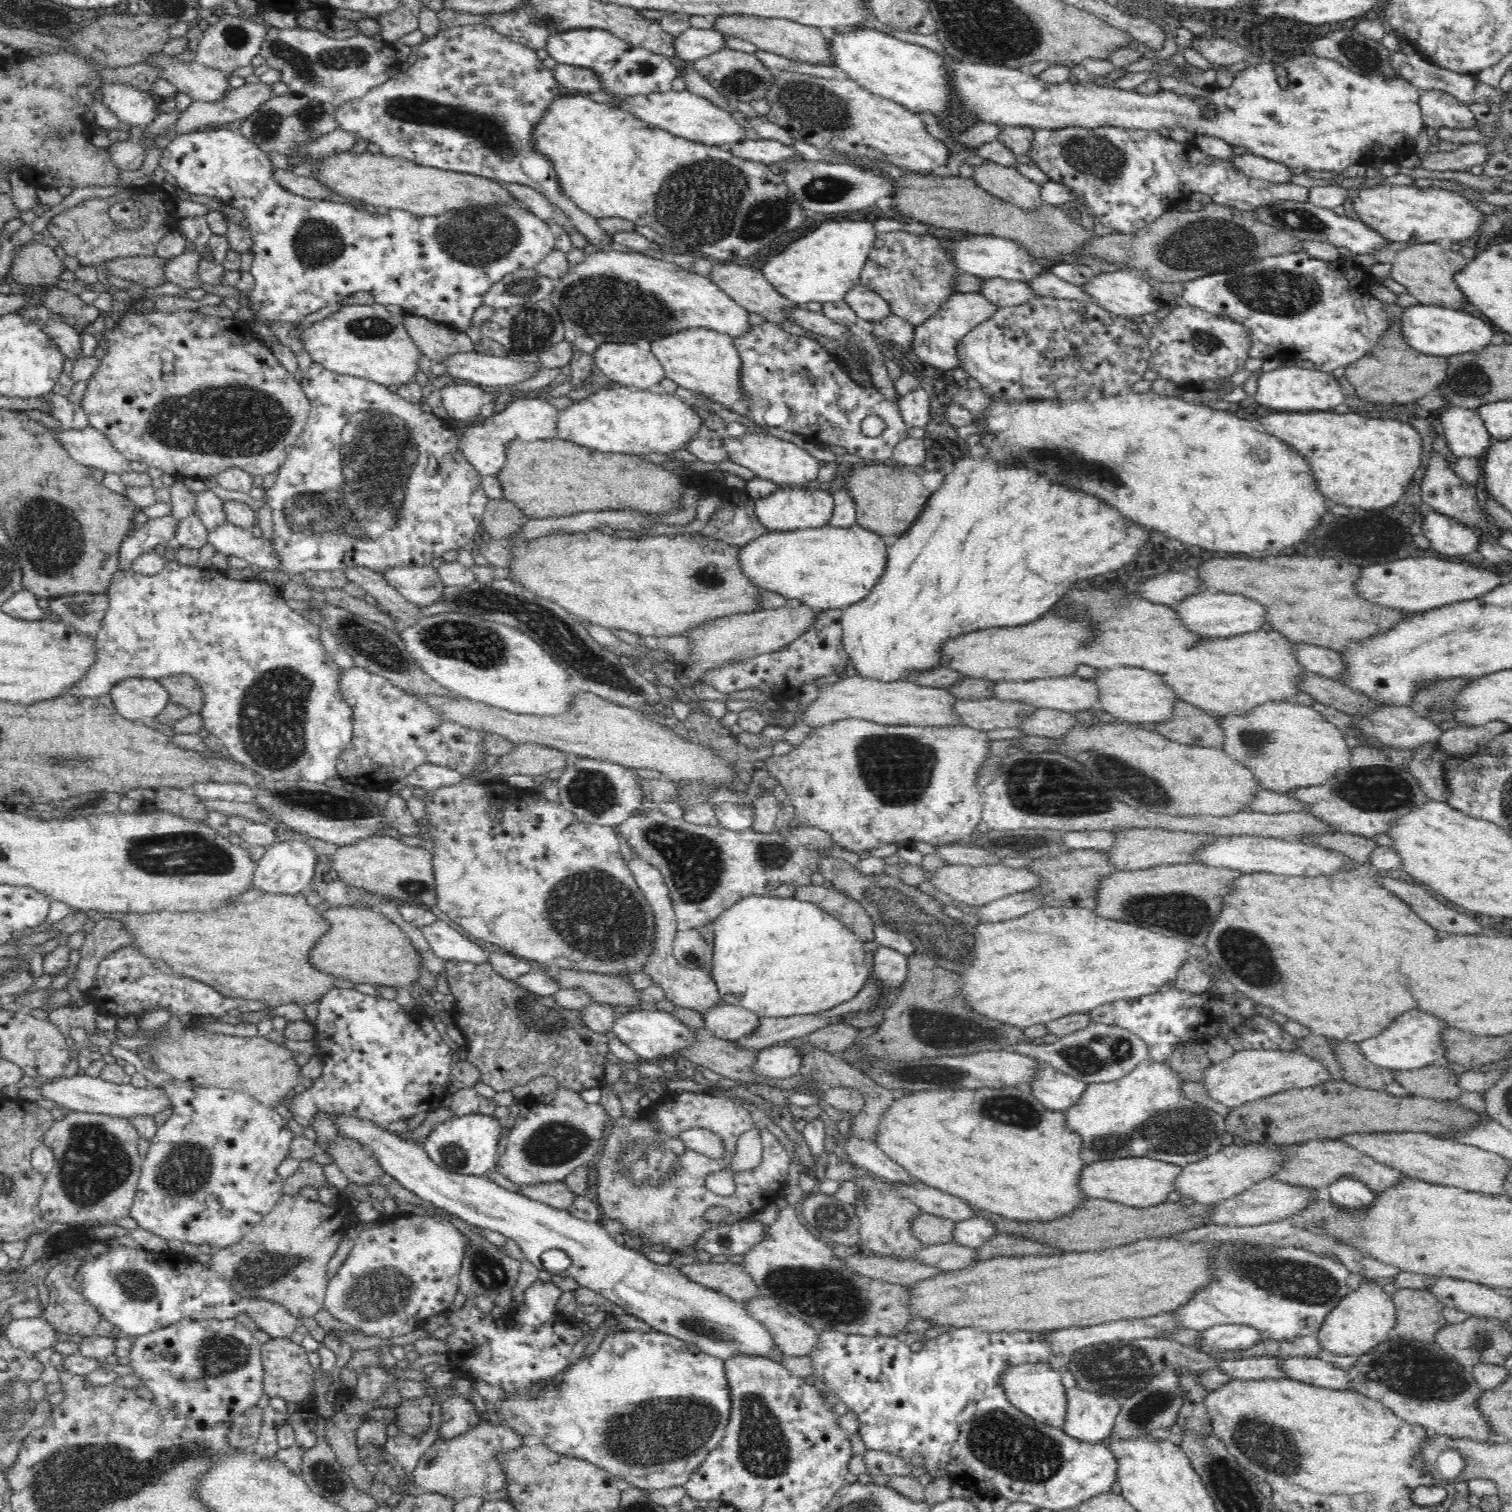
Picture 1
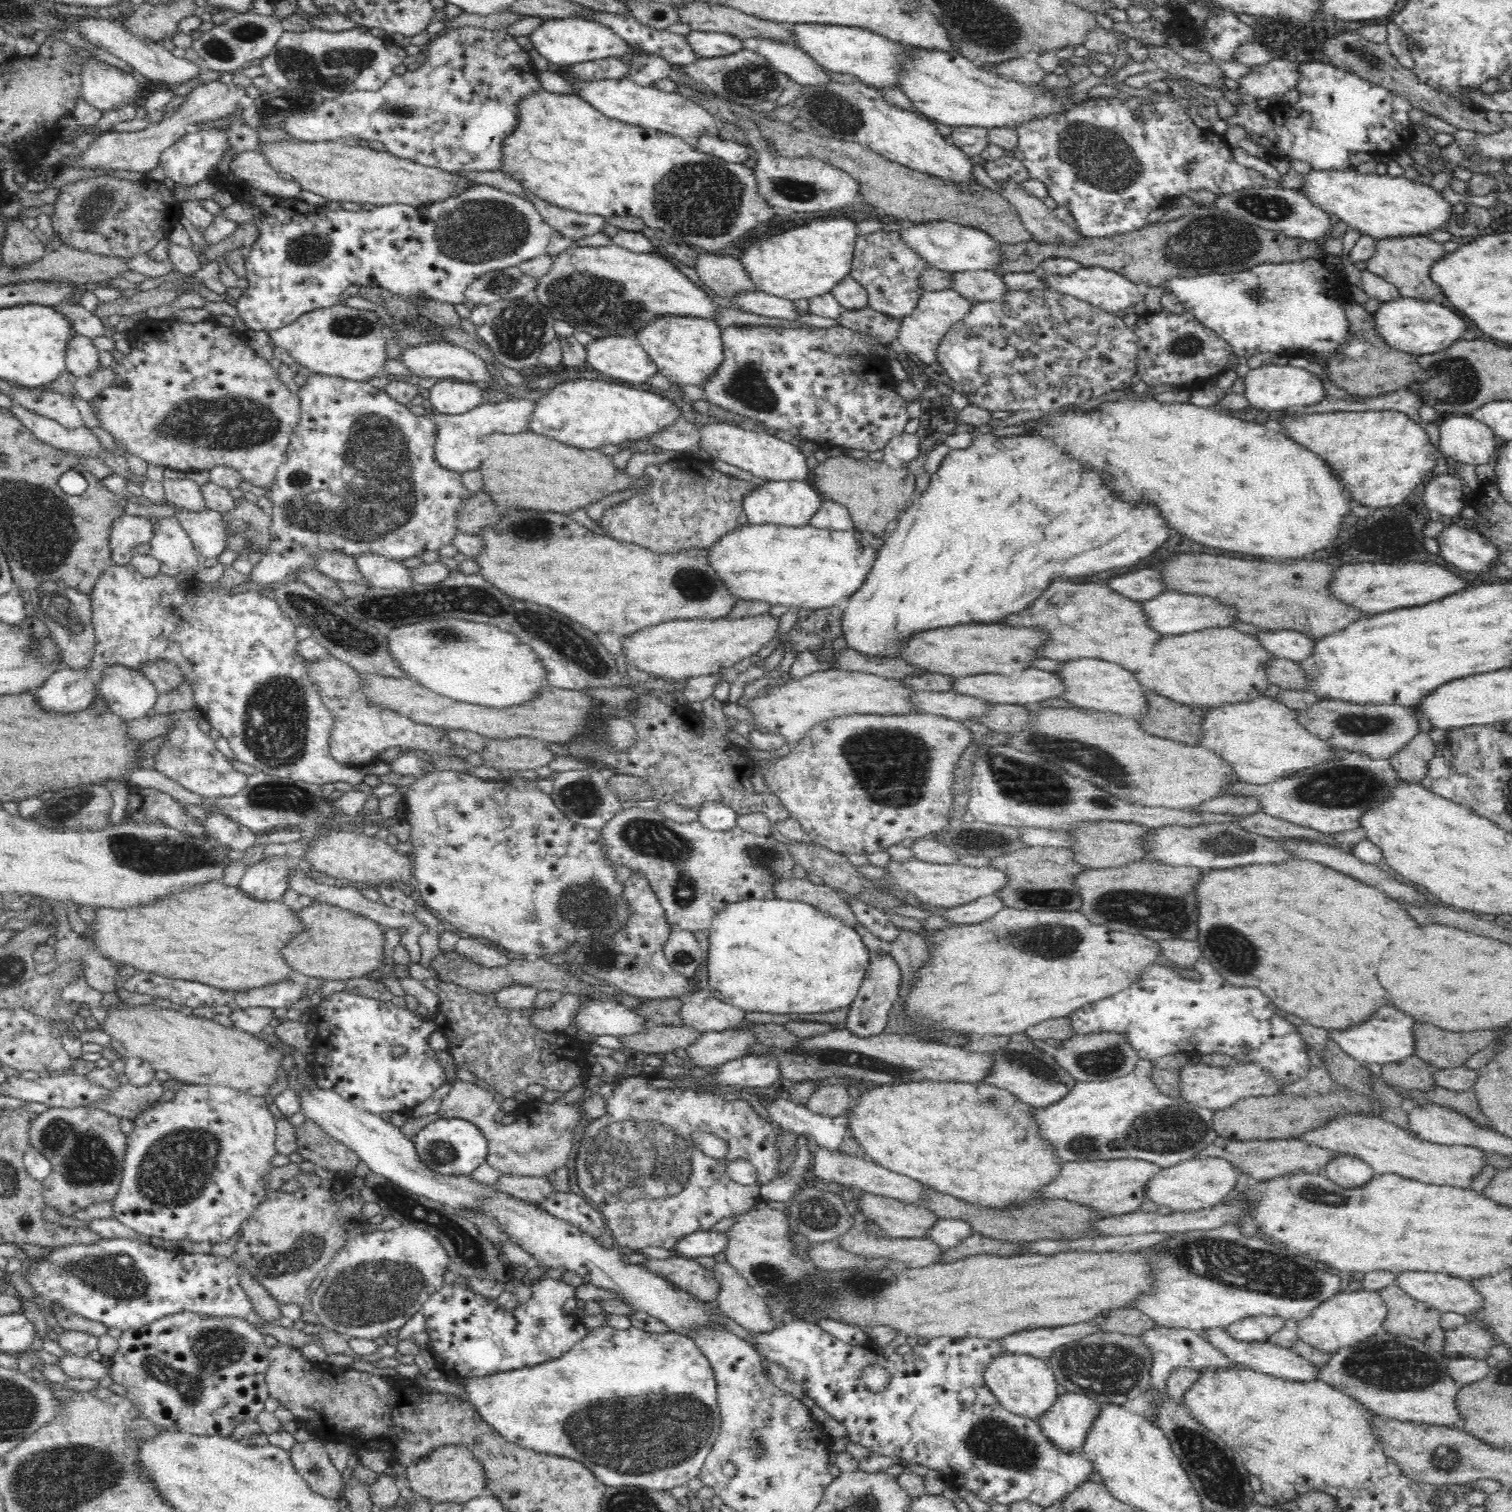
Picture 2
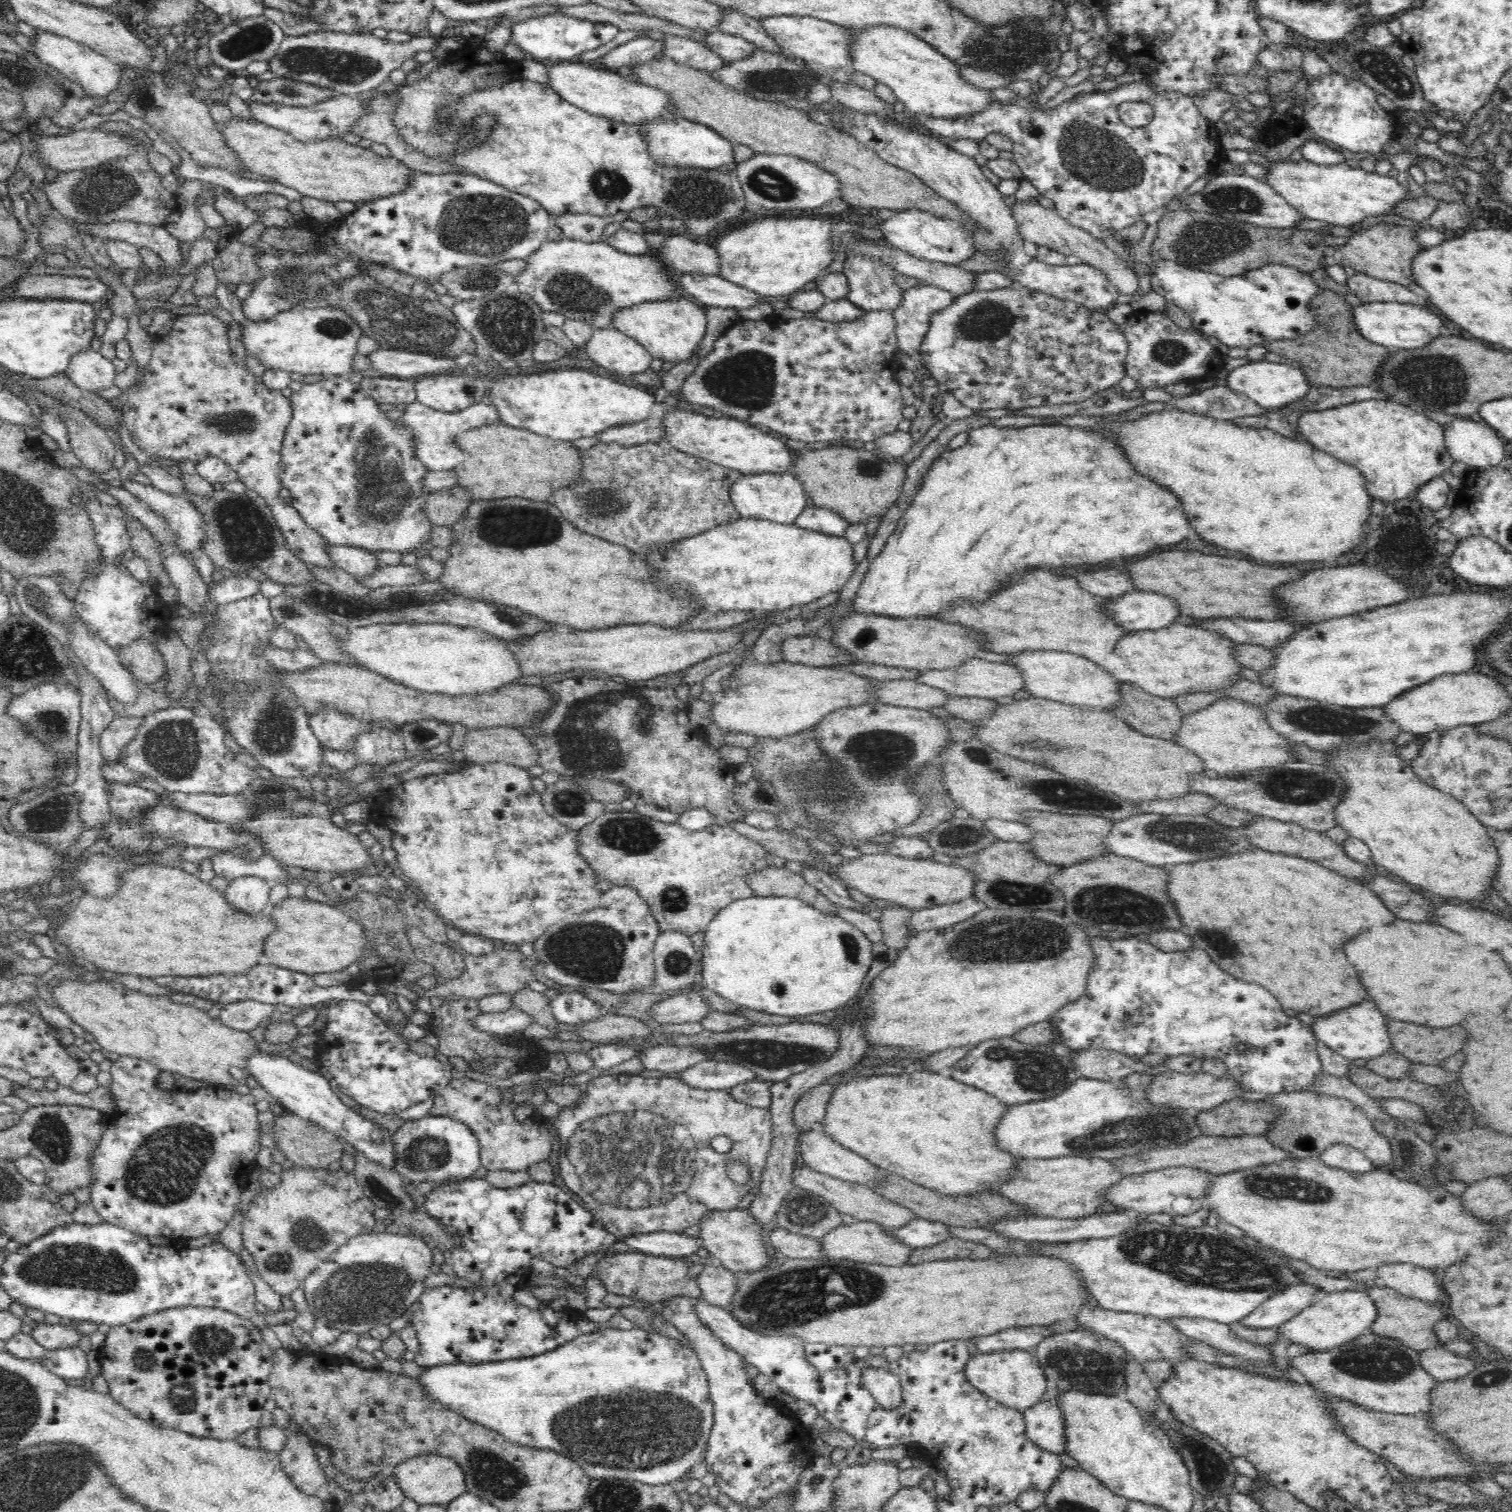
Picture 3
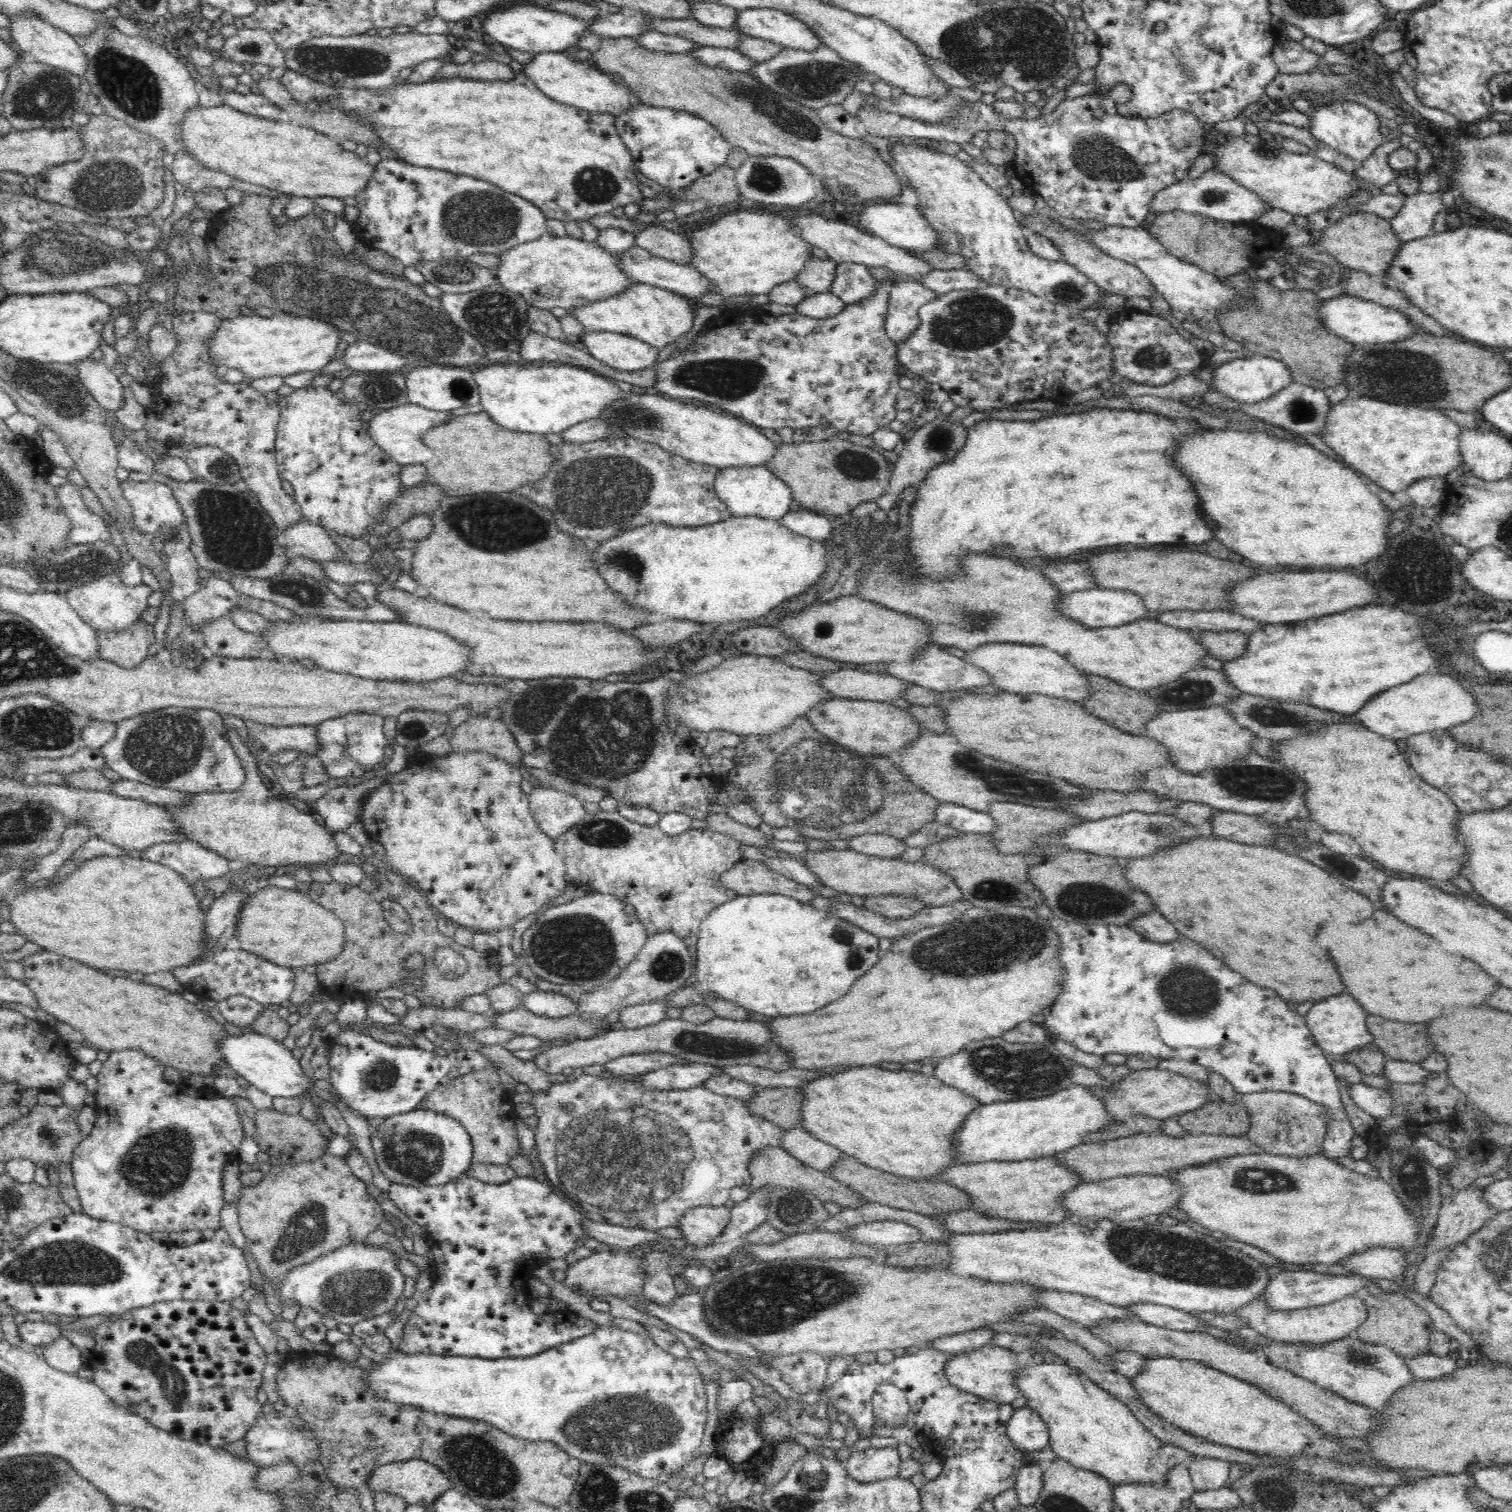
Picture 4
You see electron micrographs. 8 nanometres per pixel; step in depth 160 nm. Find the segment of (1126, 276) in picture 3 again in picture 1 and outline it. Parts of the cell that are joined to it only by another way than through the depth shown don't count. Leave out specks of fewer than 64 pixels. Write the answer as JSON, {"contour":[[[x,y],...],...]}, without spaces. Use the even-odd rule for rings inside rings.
{"contour":[[[983,158],[983,161],[974,167],[972,181],[991,195],[1026,210],[1038,209],[1043,203],[1042,184],[1033,182],[1016,167]]]}

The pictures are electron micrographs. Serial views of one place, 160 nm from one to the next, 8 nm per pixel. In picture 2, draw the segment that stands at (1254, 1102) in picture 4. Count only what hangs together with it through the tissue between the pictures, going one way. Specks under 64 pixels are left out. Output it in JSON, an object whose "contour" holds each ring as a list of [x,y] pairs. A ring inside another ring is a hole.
{"contour":[[[1338,1116],[1328,1126],[1308,1132],[1301,1138],[1311,1144],[1330,1148],[1330,1151],[1355,1156],[1370,1165],[1376,1175],[1398,1174],[1407,1179],[1438,1186],[1468,1188],[1472,1186],[1476,1176],[1482,1174],[1482,1168],[1491,1162],[1490,1158],[1487,1158],[1489,1154],[1482,1149],[1463,1145],[1434,1144],[1420,1138],[1410,1129],[1376,1116]]]}

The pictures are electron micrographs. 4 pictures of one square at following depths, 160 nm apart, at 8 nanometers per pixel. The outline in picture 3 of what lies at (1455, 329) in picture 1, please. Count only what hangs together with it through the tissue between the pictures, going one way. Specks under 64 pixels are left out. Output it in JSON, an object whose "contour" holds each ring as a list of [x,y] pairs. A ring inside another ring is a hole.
{"contour":[[[1399,302],[1361,303],[1354,308],[1354,321],[1368,340],[1391,350],[1424,348],[1442,336],[1444,320],[1432,312],[1432,306]]]}

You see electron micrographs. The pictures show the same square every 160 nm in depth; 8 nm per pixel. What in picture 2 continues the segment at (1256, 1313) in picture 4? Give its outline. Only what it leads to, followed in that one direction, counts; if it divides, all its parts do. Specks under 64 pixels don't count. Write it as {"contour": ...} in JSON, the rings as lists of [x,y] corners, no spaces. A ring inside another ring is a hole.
{"contour":[[[1360,1288],[1357,1291],[1343,1291],[1327,1300],[1314,1309],[1308,1318],[1297,1325],[1299,1338],[1322,1350],[1332,1354],[1338,1353],[1342,1348],[1361,1344],[1376,1335],[1383,1328],[1384,1320],[1388,1316],[1388,1305],[1381,1297],[1379,1290]]]}

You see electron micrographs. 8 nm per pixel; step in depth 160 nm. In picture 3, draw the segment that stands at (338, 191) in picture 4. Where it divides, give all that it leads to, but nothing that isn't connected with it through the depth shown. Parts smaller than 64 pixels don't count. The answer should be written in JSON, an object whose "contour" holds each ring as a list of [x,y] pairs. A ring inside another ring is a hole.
{"contour":[[[235,117],[226,128],[220,129],[226,139],[228,145],[234,148],[234,151],[240,155],[242,165],[250,171],[267,176],[270,180],[278,182],[286,187],[295,189],[304,196],[318,198],[318,200],[326,200],[336,203],[340,200],[350,202],[370,202],[388,198],[388,196],[396,196],[400,192],[406,192],[411,188],[411,181],[414,178],[414,169],[410,165],[402,162],[399,158],[388,156],[377,156],[370,148],[362,148],[362,146],[351,145],[340,138],[326,139],[322,142],[314,142],[312,144],[303,144],[296,140],[291,134],[279,131],[276,128],[265,125],[260,122],[248,122],[239,117]]]}

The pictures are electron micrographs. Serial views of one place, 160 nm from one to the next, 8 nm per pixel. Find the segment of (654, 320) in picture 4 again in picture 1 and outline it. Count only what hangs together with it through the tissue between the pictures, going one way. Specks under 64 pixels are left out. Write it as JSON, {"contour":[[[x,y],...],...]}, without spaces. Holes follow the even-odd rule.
{"contour":[[[690,328],[690,331],[678,332],[656,340],[648,347],[663,366],[665,378],[684,389],[711,398],[738,416],[750,416],[753,398],[743,390],[742,357],[738,354],[738,347],[734,345],[731,336],[705,328]]]}

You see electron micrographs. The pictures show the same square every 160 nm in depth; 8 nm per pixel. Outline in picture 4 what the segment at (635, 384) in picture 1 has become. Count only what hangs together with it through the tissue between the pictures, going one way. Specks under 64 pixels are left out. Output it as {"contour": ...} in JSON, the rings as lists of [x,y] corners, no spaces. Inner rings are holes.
{"contour":[[[586,331],[579,344],[596,360],[622,372],[652,367],[659,351],[640,339],[606,331]]]}

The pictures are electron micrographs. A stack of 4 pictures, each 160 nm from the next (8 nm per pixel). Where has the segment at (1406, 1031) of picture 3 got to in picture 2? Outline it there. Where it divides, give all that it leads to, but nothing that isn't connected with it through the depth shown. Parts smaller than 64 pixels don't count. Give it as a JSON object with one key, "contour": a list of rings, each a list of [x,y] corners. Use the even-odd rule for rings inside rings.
{"contour":[[[1418,1022],[1416,1036],[1416,1054],[1438,1068],[1446,1069],[1464,1066],[1468,1058],[1490,1046],[1490,1042],[1498,1038],[1498,1032],[1450,1032],[1450,1036],[1444,1036],[1442,1028]]]}

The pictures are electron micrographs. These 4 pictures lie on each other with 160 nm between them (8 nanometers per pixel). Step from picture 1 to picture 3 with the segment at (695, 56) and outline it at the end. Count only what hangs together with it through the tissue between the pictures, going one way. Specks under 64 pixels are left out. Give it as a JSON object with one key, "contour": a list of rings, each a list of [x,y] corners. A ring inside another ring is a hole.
{"contour":[[[719,30],[709,32],[706,38],[700,40],[700,43],[726,63],[742,60],[756,51],[756,47],[752,46],[744,38],[720,32]]]}

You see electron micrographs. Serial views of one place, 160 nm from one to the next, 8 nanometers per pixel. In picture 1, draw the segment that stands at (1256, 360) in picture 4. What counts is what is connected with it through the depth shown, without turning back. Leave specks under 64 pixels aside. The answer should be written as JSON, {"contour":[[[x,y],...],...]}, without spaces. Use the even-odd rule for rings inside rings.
{"contour":[[[1295,365],[1262,372],[1258,378],[1255,399],[1258,404],[1275,412],[1334,412],[1334,408],[1345,404],[1345,393],[1332,373],[1304,369]]]}

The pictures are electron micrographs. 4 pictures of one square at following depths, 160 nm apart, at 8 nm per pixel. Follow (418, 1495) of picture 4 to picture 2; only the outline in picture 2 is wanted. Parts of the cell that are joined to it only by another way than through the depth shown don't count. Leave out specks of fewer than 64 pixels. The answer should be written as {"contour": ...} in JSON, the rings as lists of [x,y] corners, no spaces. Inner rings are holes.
{"contour":[[[446,1443],[439,1446],[413,1460],[406,1469],[411,1491],[417,1496],[424,1495],[435,1503],[466,1503],[476,1496],[488,1493],[489,1477],[484,1463],[478,1460],[466,1443]]]}

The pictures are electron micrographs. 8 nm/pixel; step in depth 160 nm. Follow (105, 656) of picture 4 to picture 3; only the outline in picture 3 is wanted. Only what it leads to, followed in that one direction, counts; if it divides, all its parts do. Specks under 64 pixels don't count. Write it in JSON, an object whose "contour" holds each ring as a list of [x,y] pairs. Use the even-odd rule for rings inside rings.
{"contour":[[[138,640],[129,647],[118,651],[120,661],[137,678],[146,685],[164,680],[168,674],[167,665],[156,644],[147,640]]]}

